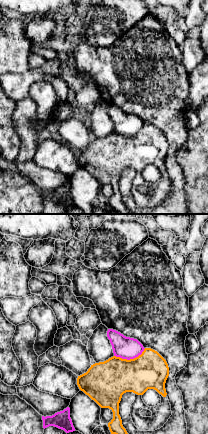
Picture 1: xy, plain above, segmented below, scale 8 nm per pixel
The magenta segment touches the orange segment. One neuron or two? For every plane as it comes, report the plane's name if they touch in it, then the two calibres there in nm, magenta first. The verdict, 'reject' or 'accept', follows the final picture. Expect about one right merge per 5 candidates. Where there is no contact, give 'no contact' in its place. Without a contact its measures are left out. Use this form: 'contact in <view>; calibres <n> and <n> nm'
contact in xy; calibres 180 and 320 nm

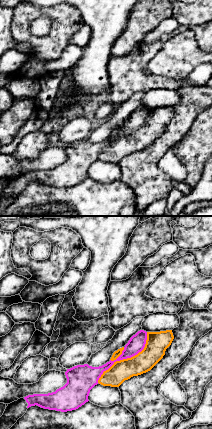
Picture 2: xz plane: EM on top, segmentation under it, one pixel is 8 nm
contact in xz; calibres 140 and 170 nm

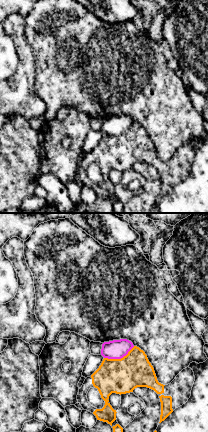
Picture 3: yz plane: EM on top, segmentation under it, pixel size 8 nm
contact in yz; calibres 160 and 280 nm

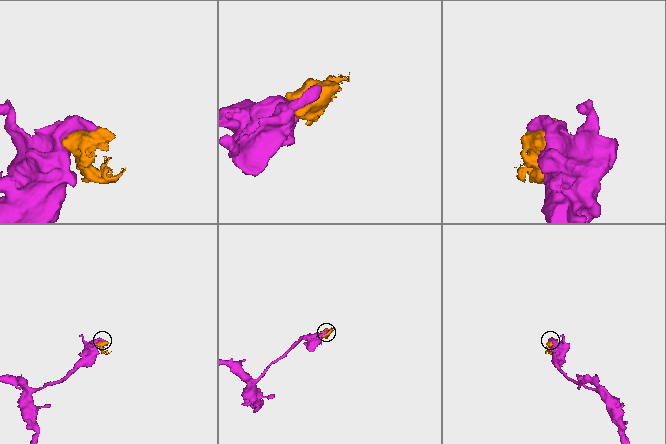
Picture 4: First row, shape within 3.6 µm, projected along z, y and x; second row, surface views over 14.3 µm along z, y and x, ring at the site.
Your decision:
reject

